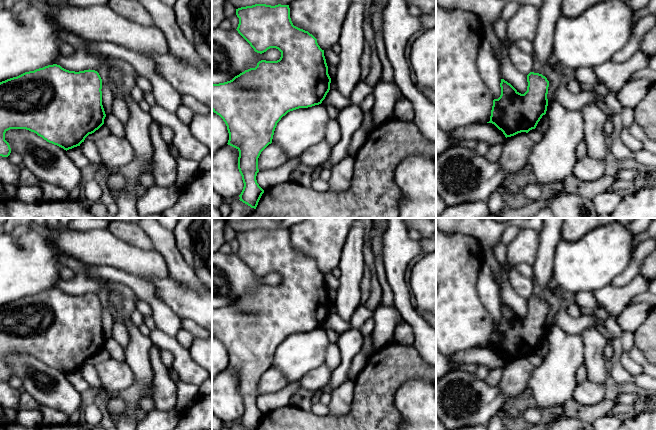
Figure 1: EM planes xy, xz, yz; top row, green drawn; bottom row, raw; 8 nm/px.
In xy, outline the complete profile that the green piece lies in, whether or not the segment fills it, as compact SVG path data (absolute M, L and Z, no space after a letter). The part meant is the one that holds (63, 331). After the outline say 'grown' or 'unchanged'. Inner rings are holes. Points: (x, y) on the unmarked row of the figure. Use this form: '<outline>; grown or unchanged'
M57 288L25 296L0 306L0 380L8 381L11 377L10 369L5 364L5 357L10 353L29 354L66 375L80 370L89 358L104 348L106 338L102 329L101 313L102 303L97 295L69 295Z; unchanged

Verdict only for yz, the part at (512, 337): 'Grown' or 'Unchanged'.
Unchanged

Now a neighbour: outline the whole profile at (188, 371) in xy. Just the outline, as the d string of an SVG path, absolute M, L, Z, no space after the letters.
M155 328L151 330L149 339L153 346L173 353L174 362L171 368L177 373L179 380L200 386L210 377L209 373L190 357L189 350L183 347L176 337L171 337Z

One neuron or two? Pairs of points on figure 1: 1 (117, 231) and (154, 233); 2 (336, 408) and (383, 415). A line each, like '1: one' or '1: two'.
1: two
2: two

